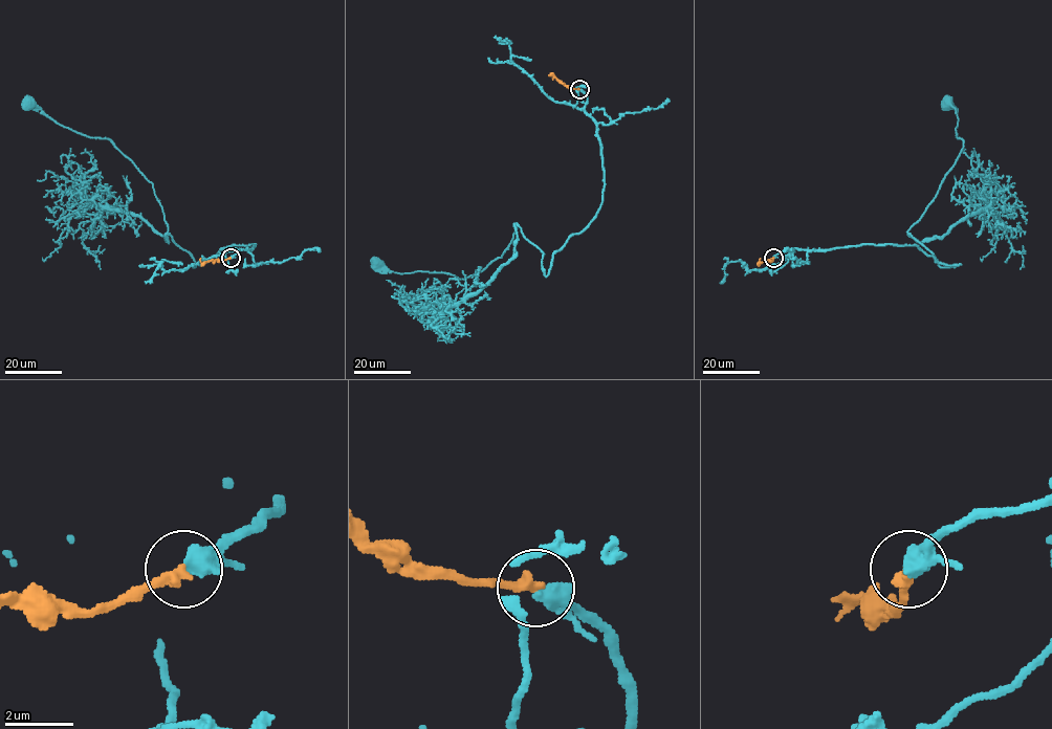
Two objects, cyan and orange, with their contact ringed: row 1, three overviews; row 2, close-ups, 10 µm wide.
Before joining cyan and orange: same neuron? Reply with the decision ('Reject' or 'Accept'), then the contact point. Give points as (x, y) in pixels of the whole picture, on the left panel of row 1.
Accept. Place: (231, 258)

